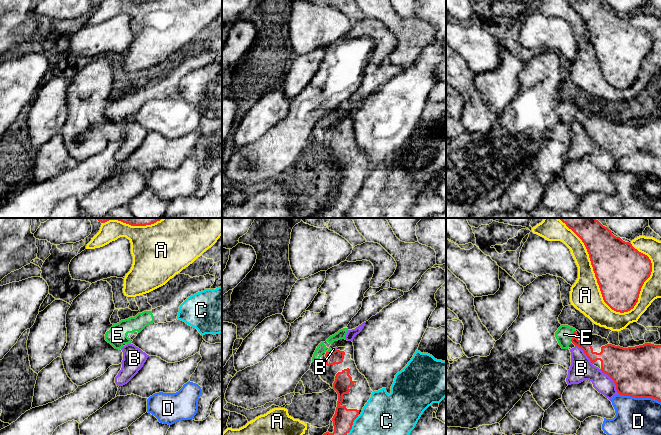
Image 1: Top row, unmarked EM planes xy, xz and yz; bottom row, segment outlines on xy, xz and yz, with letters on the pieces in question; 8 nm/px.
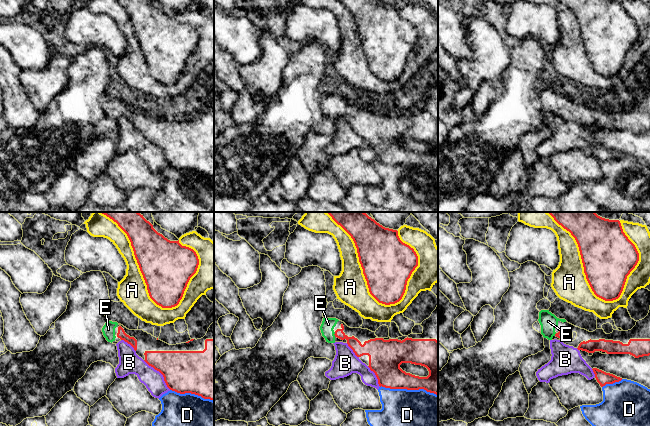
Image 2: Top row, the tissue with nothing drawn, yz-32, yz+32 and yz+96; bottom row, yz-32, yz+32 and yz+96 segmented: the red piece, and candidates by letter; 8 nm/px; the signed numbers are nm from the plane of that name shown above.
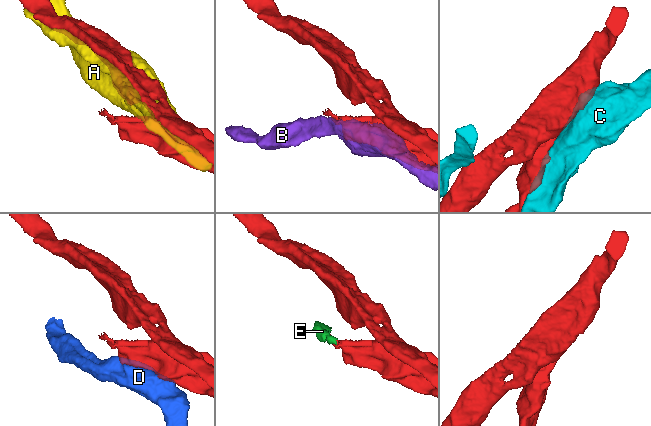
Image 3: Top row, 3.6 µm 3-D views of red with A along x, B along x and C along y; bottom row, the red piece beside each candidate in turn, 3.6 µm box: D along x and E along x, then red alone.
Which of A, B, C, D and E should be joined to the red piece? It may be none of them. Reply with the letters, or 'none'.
E

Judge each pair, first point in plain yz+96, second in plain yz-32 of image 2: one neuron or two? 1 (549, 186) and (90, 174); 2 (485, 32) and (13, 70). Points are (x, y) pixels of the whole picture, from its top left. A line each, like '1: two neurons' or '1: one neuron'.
1: two neurons
2: two neurons

